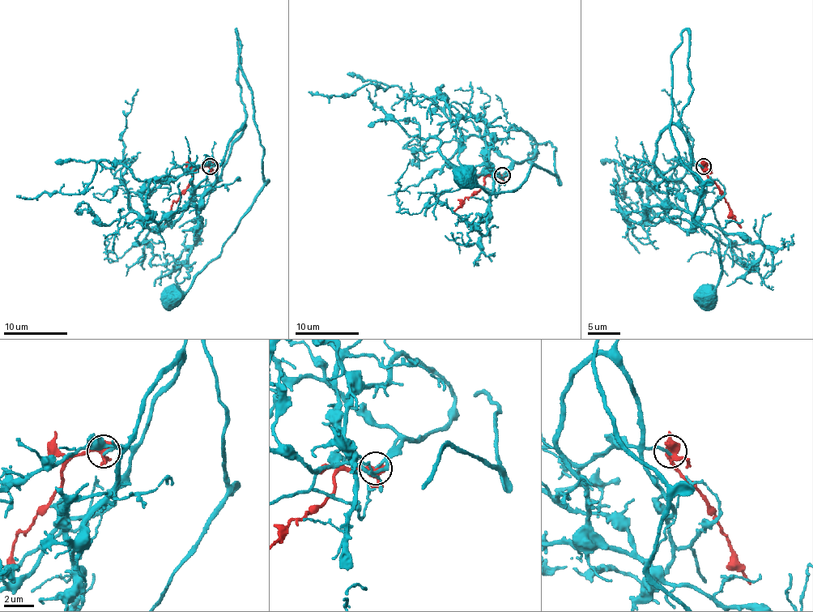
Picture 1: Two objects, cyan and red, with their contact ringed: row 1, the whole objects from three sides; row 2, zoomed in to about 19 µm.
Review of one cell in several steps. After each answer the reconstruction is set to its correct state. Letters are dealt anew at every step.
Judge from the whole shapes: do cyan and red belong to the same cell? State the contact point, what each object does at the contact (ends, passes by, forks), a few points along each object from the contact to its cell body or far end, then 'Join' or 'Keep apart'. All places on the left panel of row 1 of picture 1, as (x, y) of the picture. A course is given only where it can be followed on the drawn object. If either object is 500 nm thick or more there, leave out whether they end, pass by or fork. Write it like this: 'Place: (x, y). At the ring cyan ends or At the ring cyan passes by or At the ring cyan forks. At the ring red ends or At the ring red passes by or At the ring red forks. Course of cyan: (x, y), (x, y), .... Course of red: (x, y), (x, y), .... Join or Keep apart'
Place: (210, 166). Course of cyan: (210, 167), (228, 157), (245, 120), (236, 30), (263, 149), (263, 189), (222, 252), (175, 295). Course of red: (210, 167), (199, 167), (196, 169), (193, 181), (172, 205), (170, 216), (160, 228). Join

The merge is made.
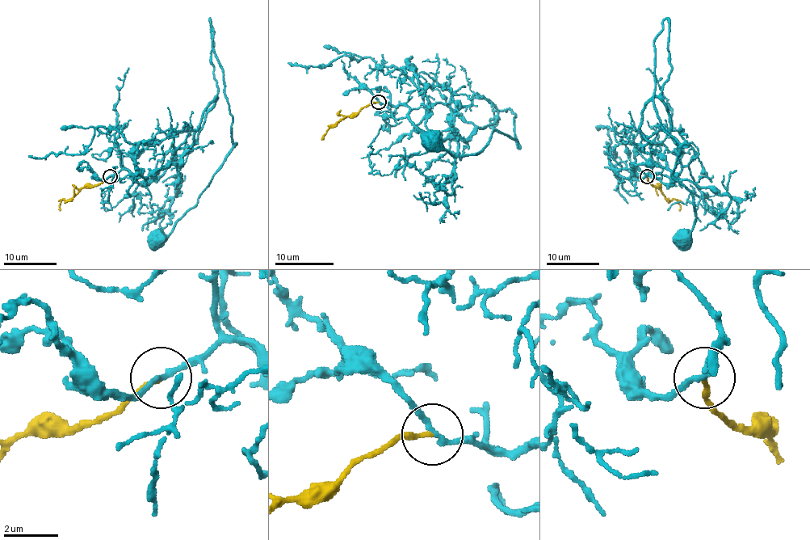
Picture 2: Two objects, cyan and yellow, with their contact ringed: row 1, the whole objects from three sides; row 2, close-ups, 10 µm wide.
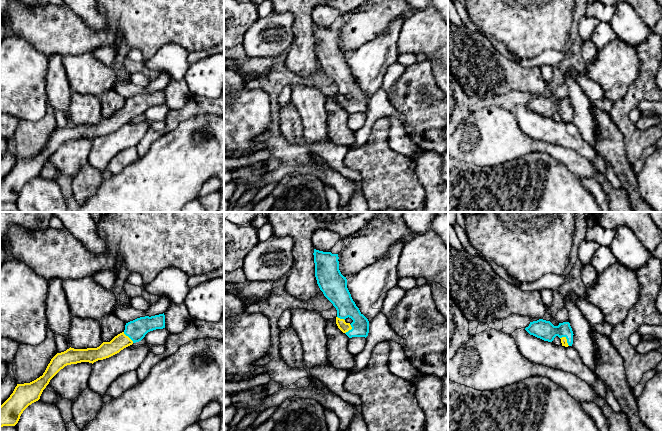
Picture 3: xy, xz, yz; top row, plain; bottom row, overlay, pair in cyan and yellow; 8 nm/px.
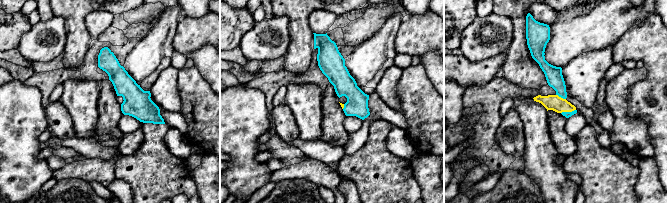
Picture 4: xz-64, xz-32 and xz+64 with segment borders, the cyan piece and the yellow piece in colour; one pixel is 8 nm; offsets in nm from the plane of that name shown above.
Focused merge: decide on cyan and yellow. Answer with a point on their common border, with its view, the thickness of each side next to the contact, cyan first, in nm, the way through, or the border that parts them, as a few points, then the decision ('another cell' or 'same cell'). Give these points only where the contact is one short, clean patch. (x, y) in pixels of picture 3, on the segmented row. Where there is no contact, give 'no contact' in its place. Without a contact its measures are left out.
contact xy (128, 336); calibres 160 and 130 nm; way xy (136, 330), (128, 336), (107, 349); same cell

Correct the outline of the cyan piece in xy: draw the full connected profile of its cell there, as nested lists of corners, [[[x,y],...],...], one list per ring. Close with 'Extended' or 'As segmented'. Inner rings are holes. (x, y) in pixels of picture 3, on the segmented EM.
[[[165,315],[145,316],[126,323],[125,330],[110,342],[103,342],[97,348],[69,348],[57,353],[48,364],[42,376],[30,383],[17,384],[10,397],[0,406],[0,427],[15,426],[23,411],[38,401],[50,380],[65,366],[81,362],[94,363],[119,353],[145,335],[156,329],[165,328]]]. Extended

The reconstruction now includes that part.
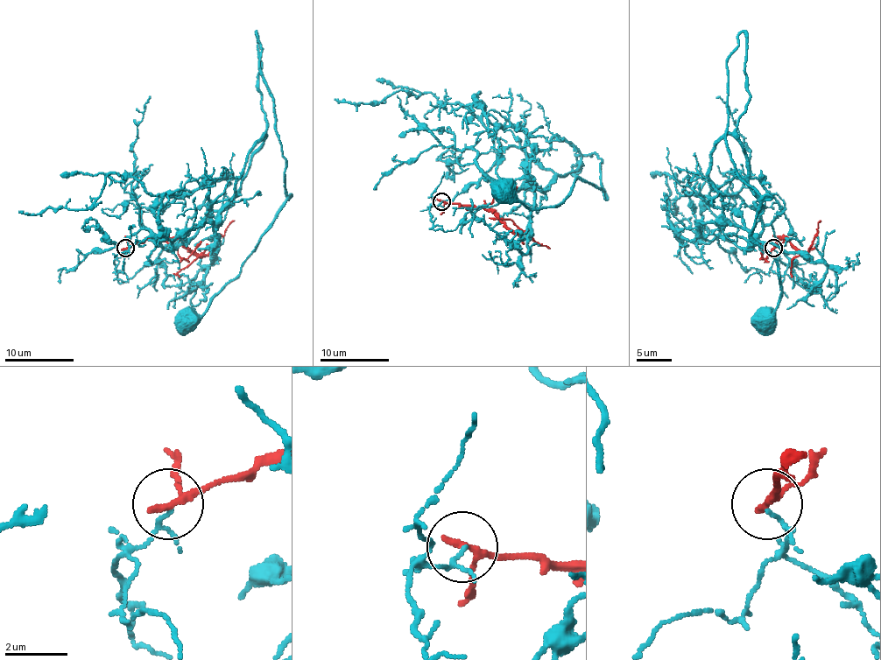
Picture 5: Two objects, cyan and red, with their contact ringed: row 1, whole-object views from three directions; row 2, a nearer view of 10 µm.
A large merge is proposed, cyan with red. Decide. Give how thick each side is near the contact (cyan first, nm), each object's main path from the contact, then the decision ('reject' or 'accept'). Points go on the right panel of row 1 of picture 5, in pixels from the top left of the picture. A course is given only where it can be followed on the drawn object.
80/200 nm | cyan via (774, 249), (804, 279), (748, 183), (741, 32), (725, 142), (778, 265), (764, 319) | red via (774, 248), (778, 239), (786, 239), (804, 255), (817, 234), (821, 220) | reject

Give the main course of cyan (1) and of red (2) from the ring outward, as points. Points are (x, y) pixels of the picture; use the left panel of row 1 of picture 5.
1: (126, 249), (114, 260), (124, 281), (234, 202), (266, 129), (257, 32), (285, 204), (241, 272), (190, 319)
2: (126, 248), (147, 239), (178, 239), (192, 253), (207, 255), (234, 220)

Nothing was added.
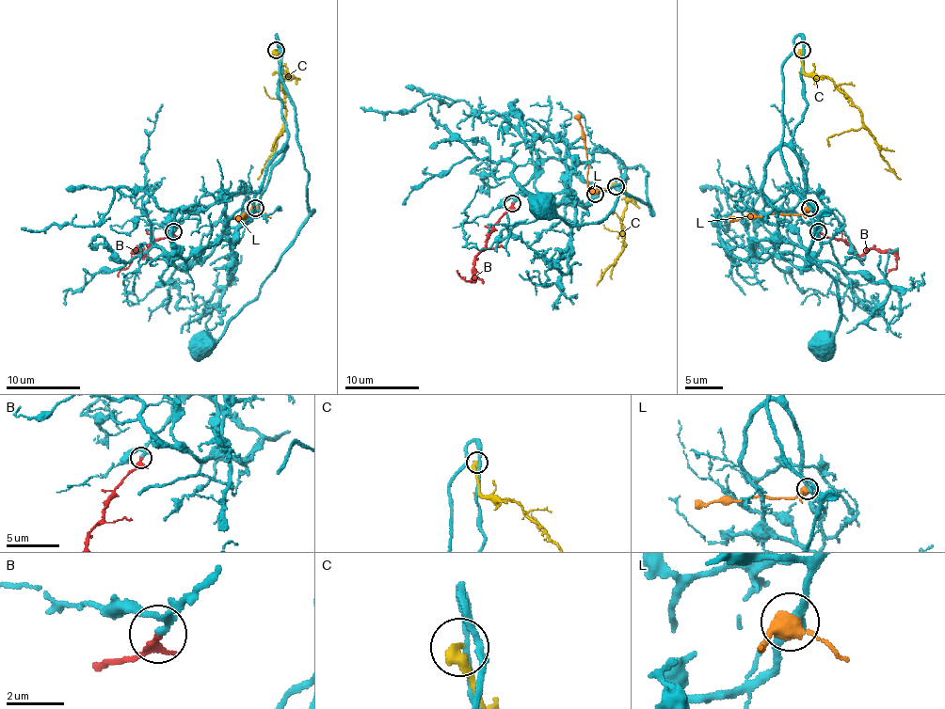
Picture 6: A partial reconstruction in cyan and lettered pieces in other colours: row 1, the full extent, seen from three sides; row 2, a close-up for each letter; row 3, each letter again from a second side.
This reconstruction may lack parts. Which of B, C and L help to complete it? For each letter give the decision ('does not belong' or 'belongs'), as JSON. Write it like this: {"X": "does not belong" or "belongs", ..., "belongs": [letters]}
{"B": "belongs", "C": "does not belong", "L": "does not belong", "belongs": ["B"]}

